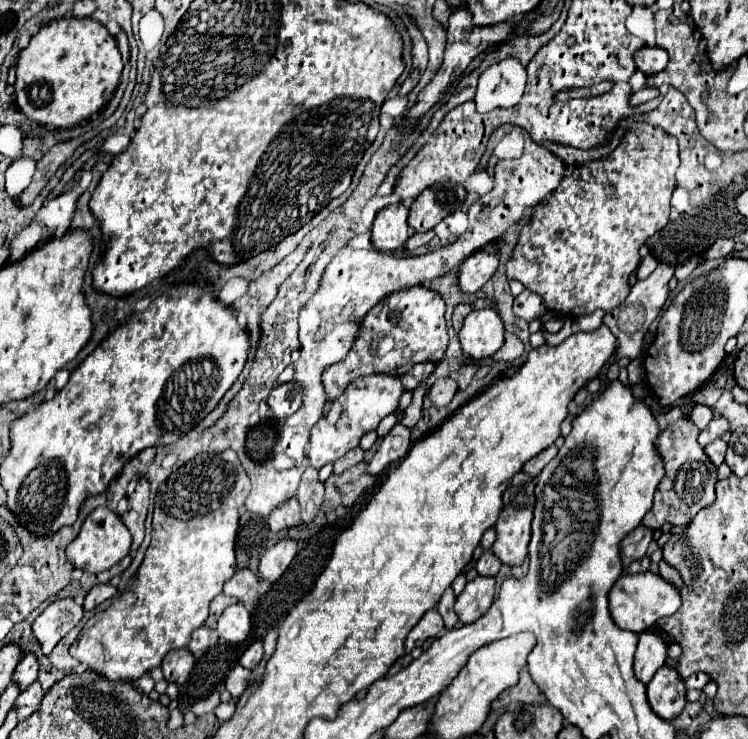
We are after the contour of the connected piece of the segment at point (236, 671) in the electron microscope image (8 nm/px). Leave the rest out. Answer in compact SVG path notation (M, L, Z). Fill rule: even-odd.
M235 666L233 670L231 670L231 674L227 676L227 680L225 680L225 688L229 690L229 694L233 696L233 698L237 698L237 696L241 696L241 692L247 688L247 678L249 678L249 670L247 668L243 668L243 666Z

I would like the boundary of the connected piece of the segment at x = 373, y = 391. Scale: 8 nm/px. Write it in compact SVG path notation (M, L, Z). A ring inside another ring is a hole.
M385 374L357 378L357 382L351 382L345 388L345 394L341 394L341 398L337 398L337 402L331 402L329 412L311 428L311 440L309 440L311 466L319 470L325 464L339 460L349 450L353 450L359 444L363 434L377 430L379 422L397 410L403 390L405 388L399 378L385 376Z

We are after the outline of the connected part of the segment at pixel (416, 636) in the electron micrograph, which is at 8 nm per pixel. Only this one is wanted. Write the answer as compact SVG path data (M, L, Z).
M433 608L429 610L421 622L409 632L409 636L405 638L405 654L409 654L415 646L421 646L425 640L433 638L433 636L439 636L445 632L445 626L443 626L443 620L439 616L439 612Z

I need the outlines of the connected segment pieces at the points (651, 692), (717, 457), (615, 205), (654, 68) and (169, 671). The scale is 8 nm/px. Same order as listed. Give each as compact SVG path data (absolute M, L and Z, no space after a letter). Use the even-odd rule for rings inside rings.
M663 666L647 684L647 698L653 712L669 722L679 716L687 704L685 682L679 678L677 670Z
M721 438L715 440L715 442L711 442L709 446L705 446L705 454L713 460L715 466L723 464L723 460L725 460L725 450L727 450L727 442L721 440Z
M633 122L631 130L625 134L625 138L621 140L621 144L617 146L617 150L613 150L609 154L609 158L605 160L597 160L597 162L587 162L583 166L575 166L559 184L559 188L533 210L533 220L521 230L521 240L515 246L513 258L507 262L507 278L509 280L517 280L521 282L527 290L539 294L545 302L545 306L553 312L561 312L565 316L577 318L577 316L585 316L591 314L595 310L605 310L611 312L615 306L619 306L625 296L629 294L629 276L631 272L637 270L641 256L639 256L639 248L647 242L647 238L651 238L655 232L659 232L667 222L669 222L669 202L671 202L671 194L675 190L675 170L679 168L679 148L677 148L677 138L665 134L661 128L645 124L645 122Z
M643 46L641 50L637 50L637 54L633 56L633 60L635 60L637 70L641 70L641 72L645 72L645 74L649 76L649 74L661 72L661 70L667 66L669 56L667 56L665 50L661 50L661 48Z
M179 648L179 650L173 650L169 652L165 658L163 658L163 678L167 682L175 682L175 684L183 684L191 672L195 664L195 658L193 654L189 654L187 648Z

